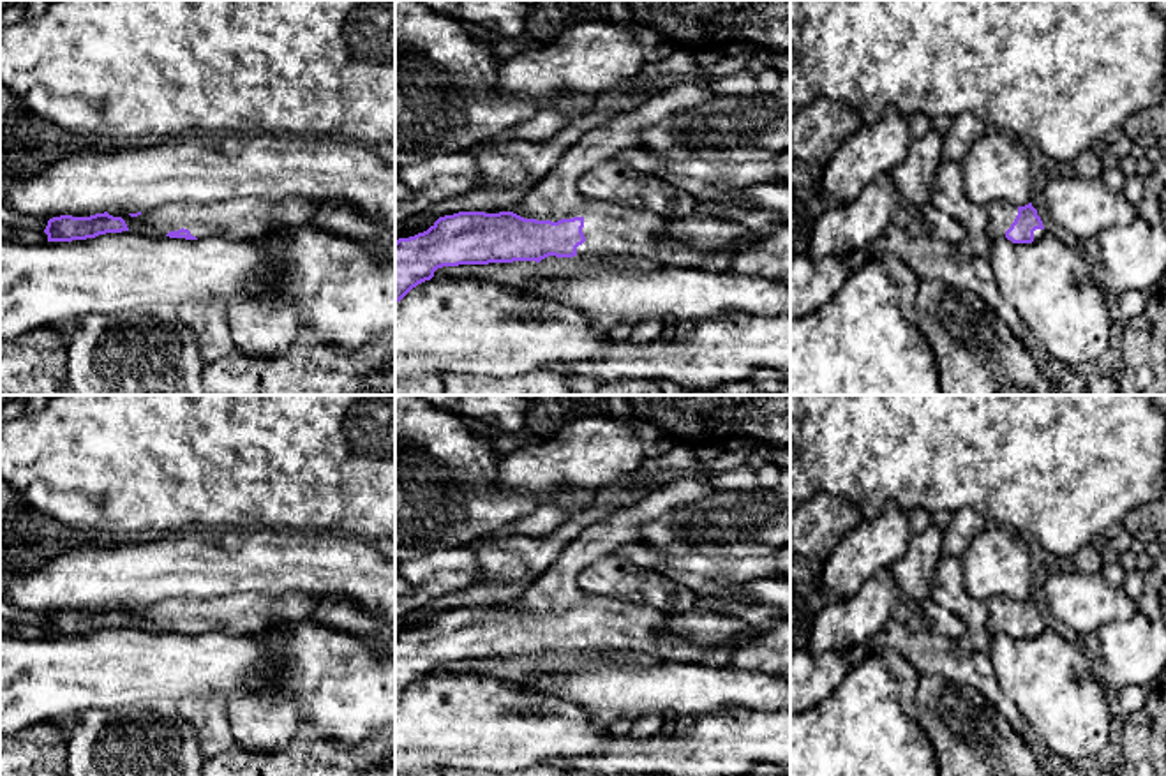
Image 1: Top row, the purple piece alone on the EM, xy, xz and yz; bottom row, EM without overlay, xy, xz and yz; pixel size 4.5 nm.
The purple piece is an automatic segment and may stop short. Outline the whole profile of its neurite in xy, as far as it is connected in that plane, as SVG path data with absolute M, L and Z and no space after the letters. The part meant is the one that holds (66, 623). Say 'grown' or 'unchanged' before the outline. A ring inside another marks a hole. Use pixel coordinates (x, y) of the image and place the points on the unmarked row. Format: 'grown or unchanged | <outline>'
grown | M242 593L196 601L171 598L138 608L115 603L90 612L60 610L48 616L44 628L48 637L86 635L122 626L155 633L220 631L233 637L254 637L273 621L309 619L318 605L319 598L307 593L288 593L277 598L263 593Z

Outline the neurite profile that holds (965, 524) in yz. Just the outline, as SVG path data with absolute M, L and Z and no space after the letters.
M961 508L953 513L951 524L944 529L944 550L953 556L961 556L970 540L977 536L988 520L970 508Z

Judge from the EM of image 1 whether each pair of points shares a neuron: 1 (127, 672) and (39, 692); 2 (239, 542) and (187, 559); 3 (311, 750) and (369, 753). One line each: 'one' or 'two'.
1: one
2: one
3: one

